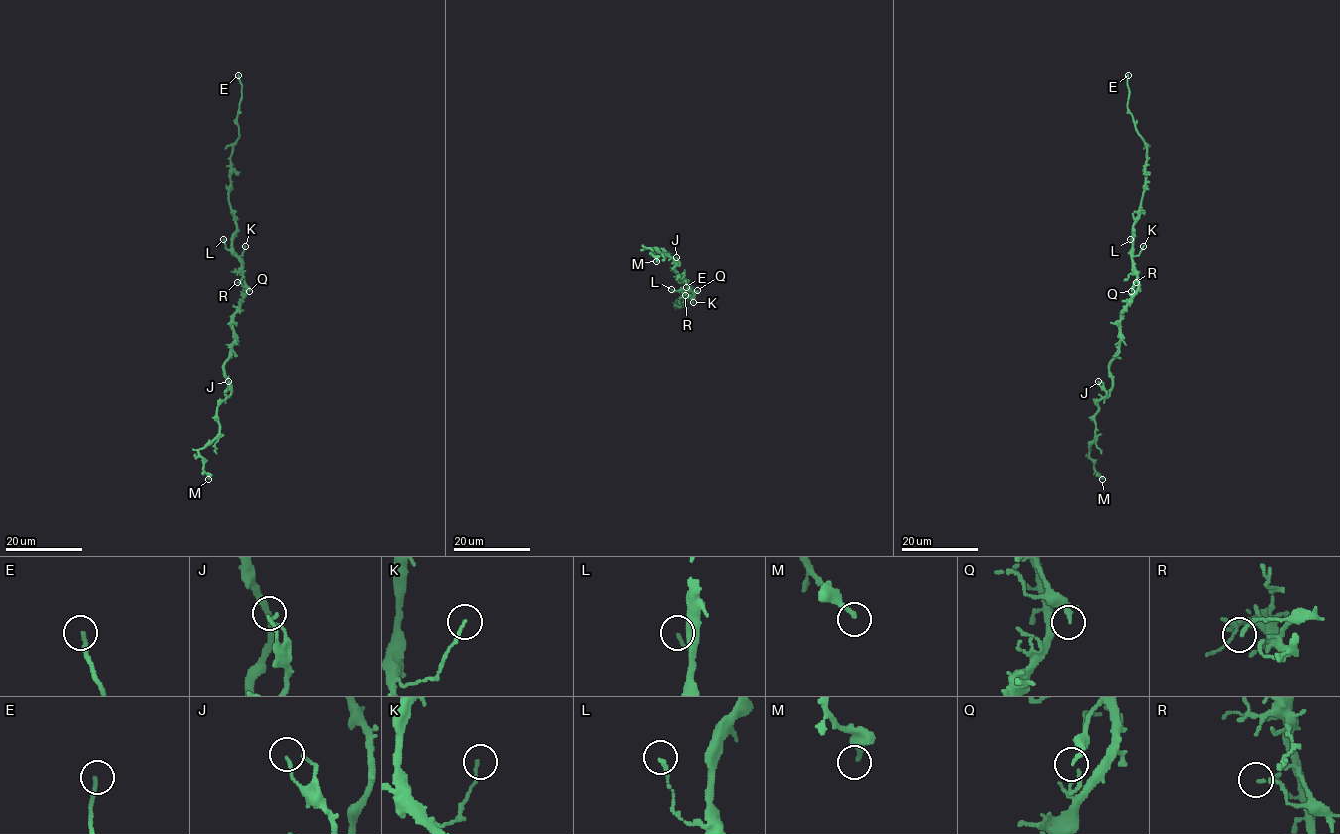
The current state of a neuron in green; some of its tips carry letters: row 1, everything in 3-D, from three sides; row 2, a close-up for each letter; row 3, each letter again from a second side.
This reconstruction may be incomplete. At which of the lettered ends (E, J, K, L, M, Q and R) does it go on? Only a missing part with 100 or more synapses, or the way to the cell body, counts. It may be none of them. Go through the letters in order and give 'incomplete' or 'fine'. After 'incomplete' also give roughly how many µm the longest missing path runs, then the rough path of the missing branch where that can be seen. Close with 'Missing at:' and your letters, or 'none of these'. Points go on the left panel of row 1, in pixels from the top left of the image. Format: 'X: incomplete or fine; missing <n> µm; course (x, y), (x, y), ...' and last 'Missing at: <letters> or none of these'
E: incomplete; missing 60 µm; course (238, 75), (238, 54), (230, 66), (206, 42), (175, 27), (166, 17)
J: fine
K: fine
L: fine
M: fine
Q: fine
R: fine
Missing at: E

